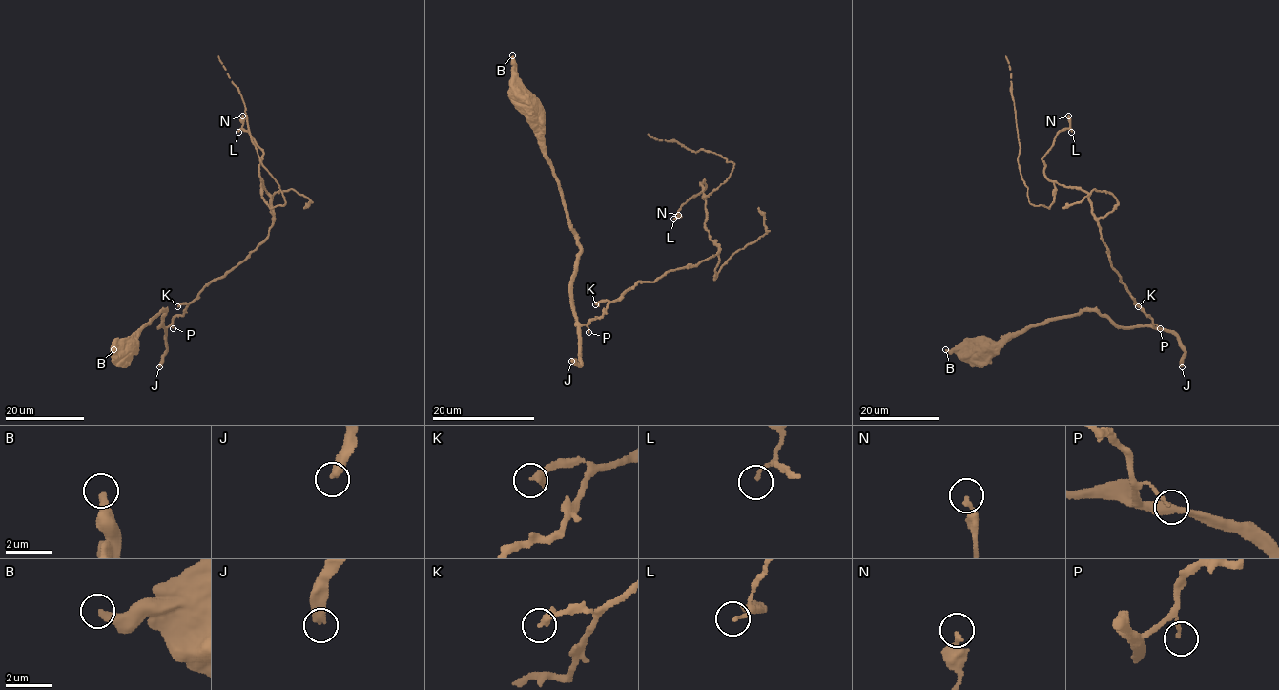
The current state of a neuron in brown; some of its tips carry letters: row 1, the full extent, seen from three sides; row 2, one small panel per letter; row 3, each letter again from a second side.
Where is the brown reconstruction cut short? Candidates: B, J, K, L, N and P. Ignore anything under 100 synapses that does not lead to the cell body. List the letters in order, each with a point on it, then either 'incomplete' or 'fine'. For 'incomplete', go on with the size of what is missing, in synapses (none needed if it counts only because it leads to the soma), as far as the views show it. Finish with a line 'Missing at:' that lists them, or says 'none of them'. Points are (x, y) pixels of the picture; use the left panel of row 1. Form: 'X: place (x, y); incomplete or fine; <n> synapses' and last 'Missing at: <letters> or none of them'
B: place (113, 349); fine
J: place (159, 366); incomplete; 600 synapses
K: place (177, 306); fine
L: place (238, 132); fine
N: place (242, 115); fine
P: place (173, 328); fine
Missing at: J

